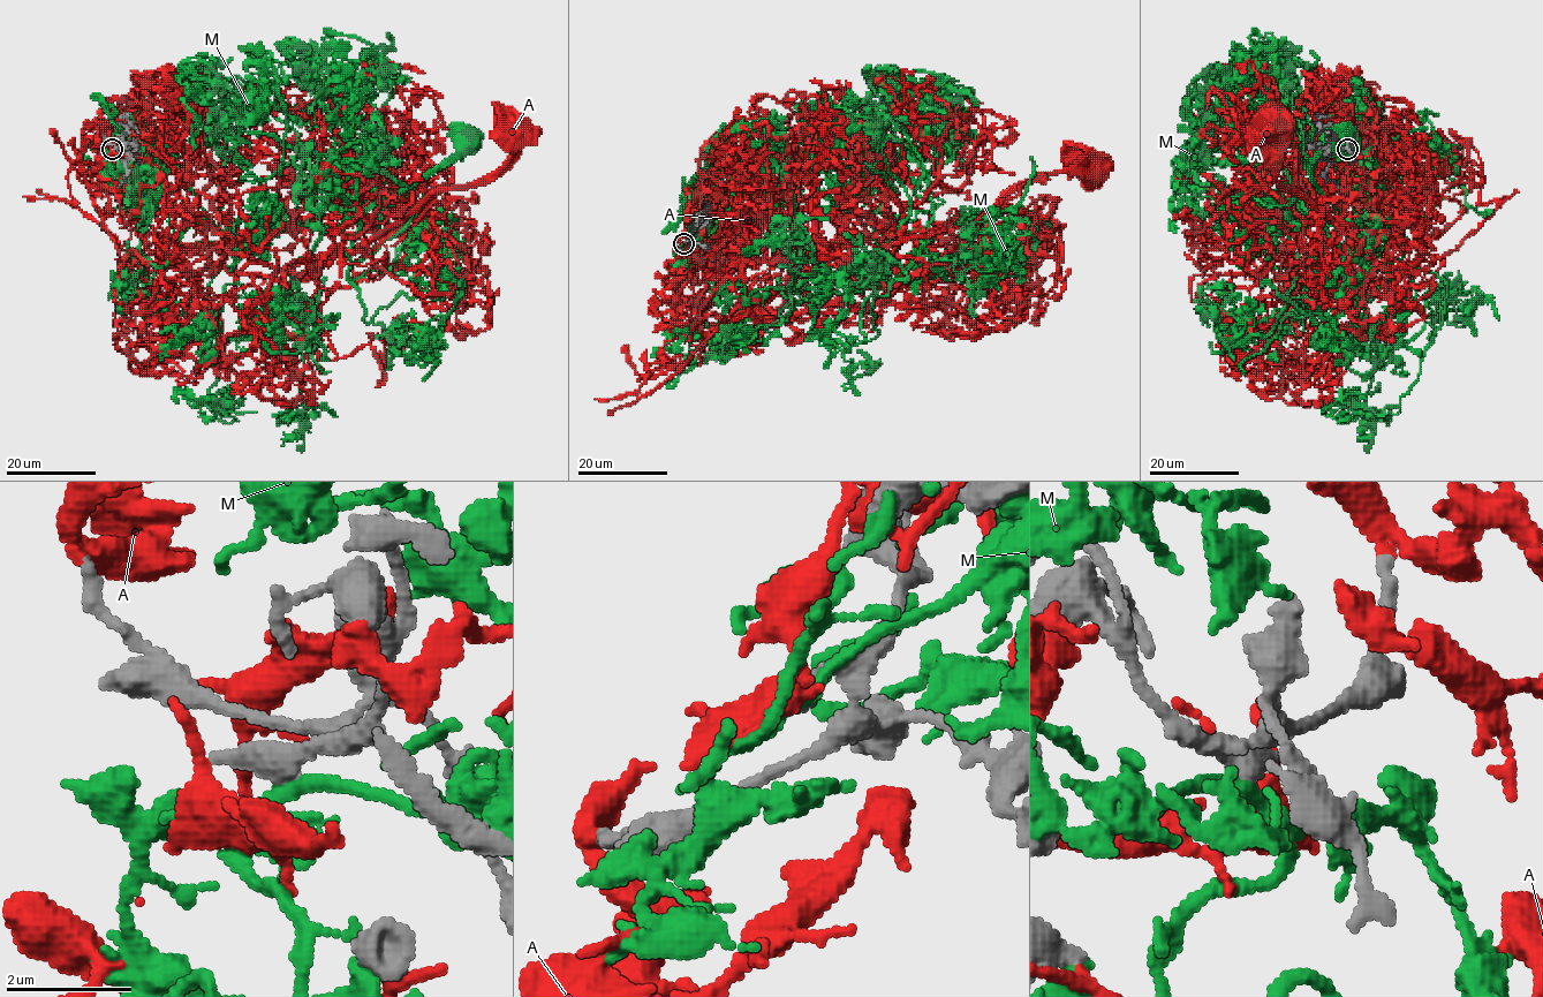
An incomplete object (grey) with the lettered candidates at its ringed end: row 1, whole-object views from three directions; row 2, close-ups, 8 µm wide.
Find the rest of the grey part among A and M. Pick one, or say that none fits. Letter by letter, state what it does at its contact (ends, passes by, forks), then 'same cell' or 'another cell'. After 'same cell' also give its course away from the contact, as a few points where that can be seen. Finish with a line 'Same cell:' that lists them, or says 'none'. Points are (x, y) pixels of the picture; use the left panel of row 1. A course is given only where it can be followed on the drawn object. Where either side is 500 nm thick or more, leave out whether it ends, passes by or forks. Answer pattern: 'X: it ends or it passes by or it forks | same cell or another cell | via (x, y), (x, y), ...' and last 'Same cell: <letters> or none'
A: it ends | another cell
M: it passes by | another cell
Same cell: none

